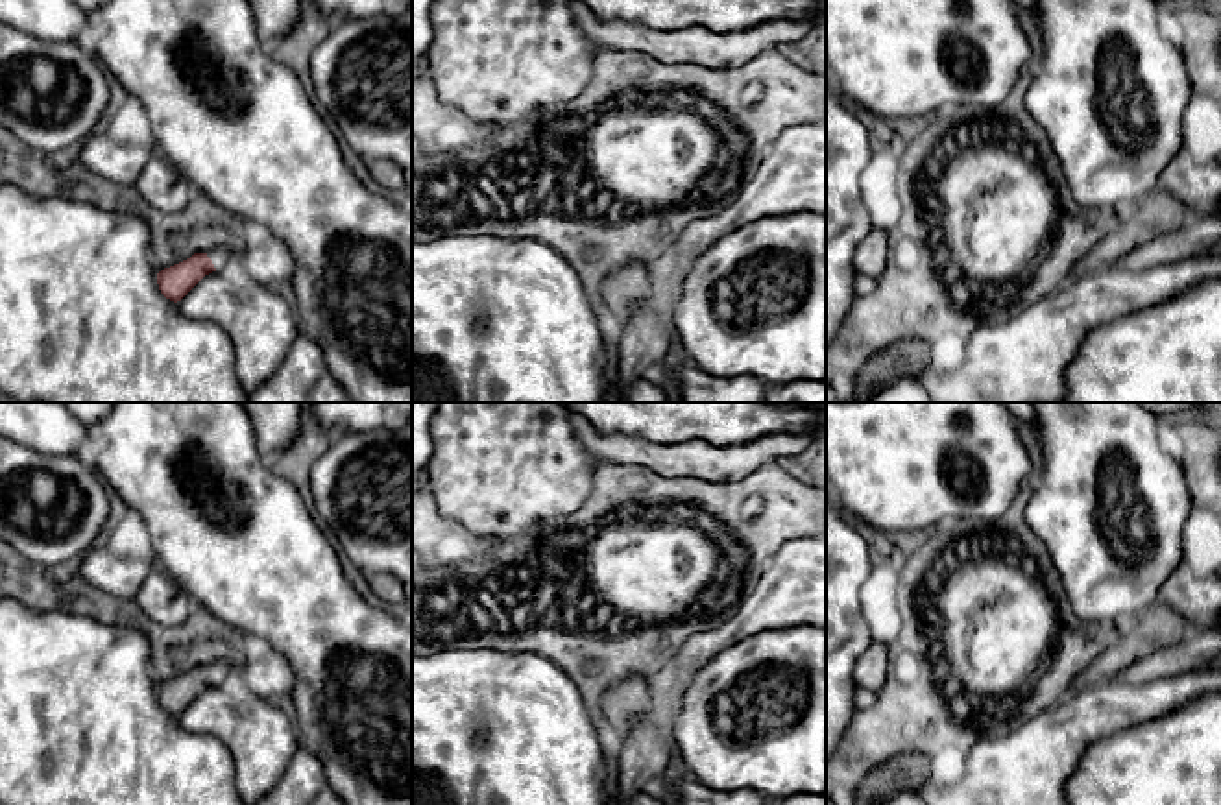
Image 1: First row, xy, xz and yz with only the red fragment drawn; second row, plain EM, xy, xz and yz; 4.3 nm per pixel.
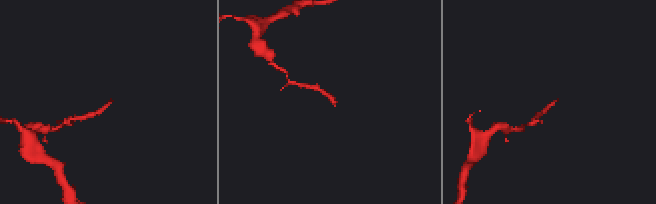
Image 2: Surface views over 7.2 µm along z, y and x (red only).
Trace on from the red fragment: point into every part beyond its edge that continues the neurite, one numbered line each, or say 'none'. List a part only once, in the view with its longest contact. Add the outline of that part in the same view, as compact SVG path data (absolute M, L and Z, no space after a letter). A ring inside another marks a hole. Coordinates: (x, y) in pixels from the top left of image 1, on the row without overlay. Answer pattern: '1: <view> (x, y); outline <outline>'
1: xy (220, 671); outline M216 661L216 663L211 663L207 670L212 674L216 685L225 685L233 681L233 670L229 663Z

